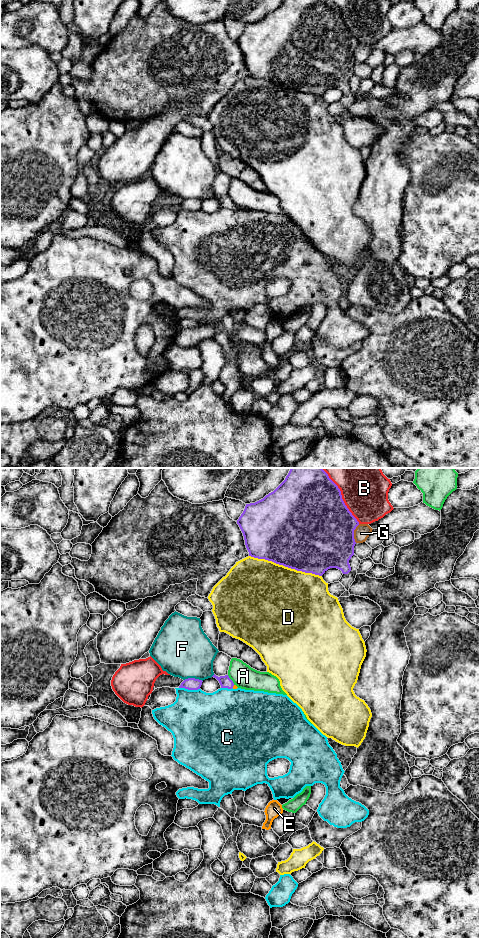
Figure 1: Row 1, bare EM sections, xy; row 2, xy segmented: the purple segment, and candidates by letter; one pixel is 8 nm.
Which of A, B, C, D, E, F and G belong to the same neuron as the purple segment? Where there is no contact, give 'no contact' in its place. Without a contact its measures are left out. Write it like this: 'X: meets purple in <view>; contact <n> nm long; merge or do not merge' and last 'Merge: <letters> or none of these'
A: meets purple in xy; contact 100 nm long; do not merge
B: meets purple in xy; contact 550 nm long; do not merge
C: meets purple in xy; contact 170 nm long; do not merge
D: meets purple in xy; contact 600 nm long; do not merge
E: meets purple in xy; contact 30 nm long; merge
F: meets purple in xy; contact 150 nm long; do not merge
G: meets purple in xy; contact 160 nm long; do not merge
Merge: E

